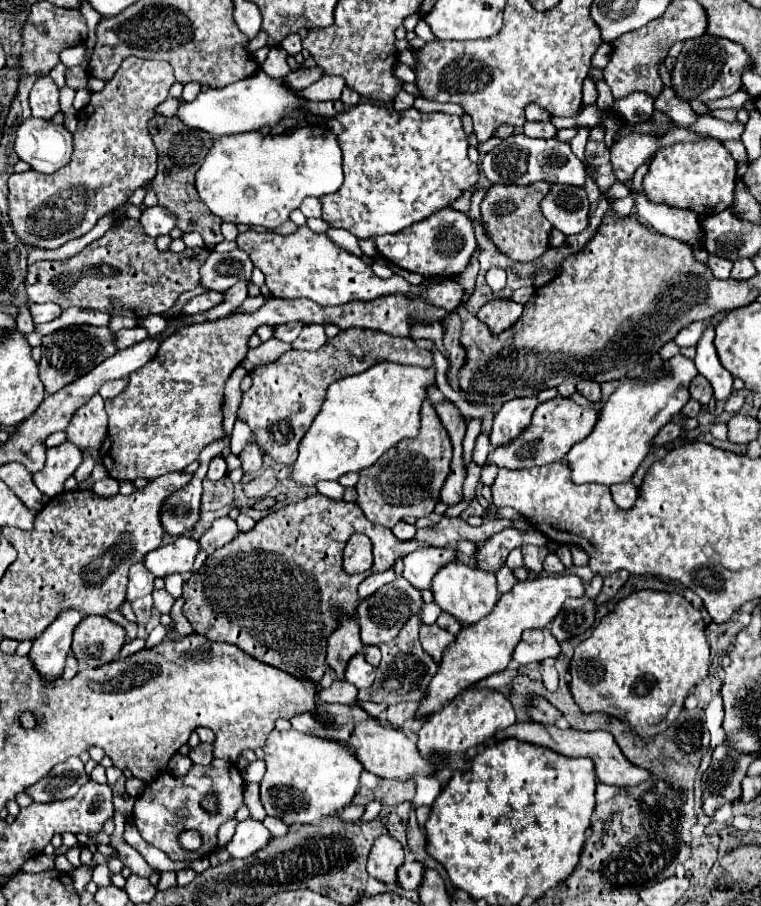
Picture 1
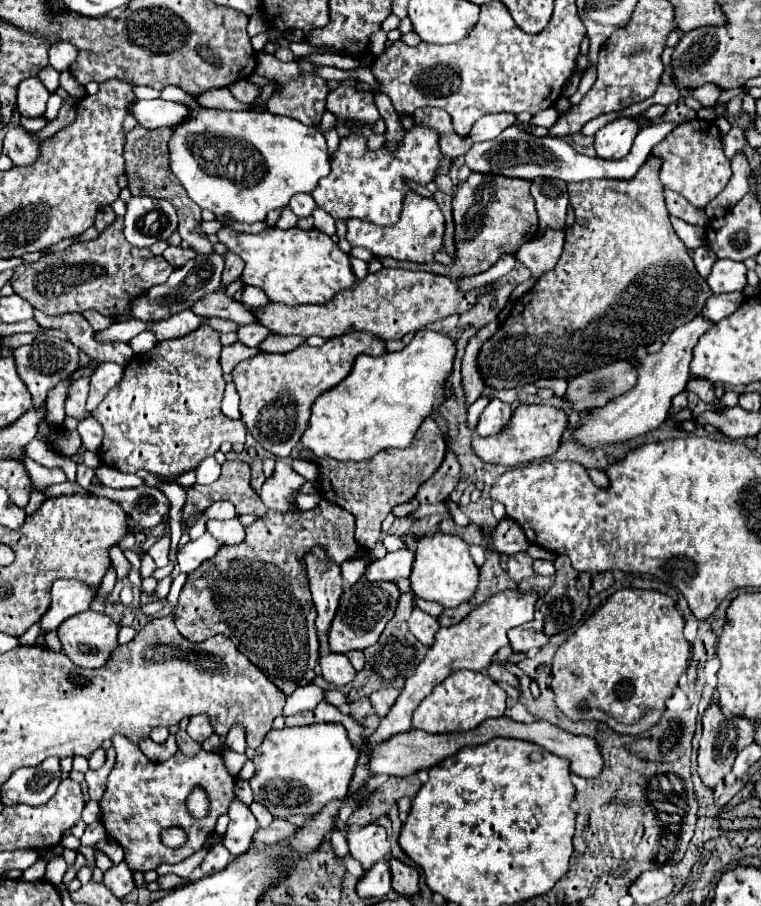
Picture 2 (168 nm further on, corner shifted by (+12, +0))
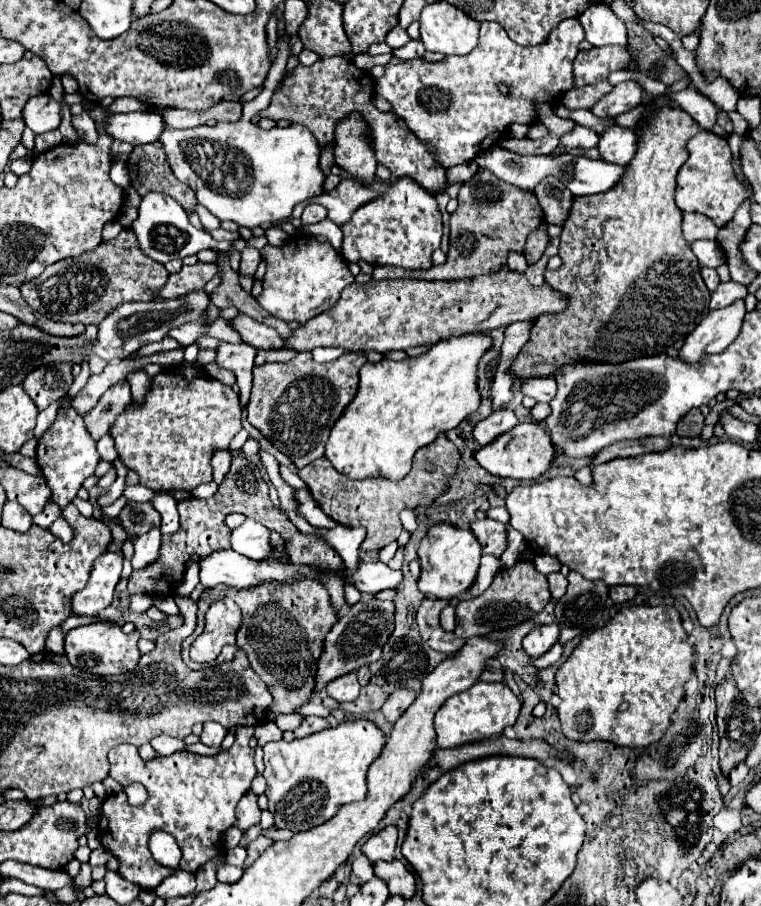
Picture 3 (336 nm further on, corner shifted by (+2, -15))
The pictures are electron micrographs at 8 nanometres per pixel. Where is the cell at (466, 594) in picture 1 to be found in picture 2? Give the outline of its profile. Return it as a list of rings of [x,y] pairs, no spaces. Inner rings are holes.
[[[448,533],[422,535],[414,553],[414,565],[410,573],[410,587],[416,597],[438,601],[444,607],[458,607],[462,601],[468,601],[476,593],[478,585],[478,567],[470,557],[470,545],[460,541],[460,537]]]

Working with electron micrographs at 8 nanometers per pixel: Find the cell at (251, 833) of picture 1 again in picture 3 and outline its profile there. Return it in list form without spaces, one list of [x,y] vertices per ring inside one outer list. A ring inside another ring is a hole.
[[[246,792],[236,806],[236,826],[240,830],[248,830],[260,822],[260,808],[256,804],[256,794]]]

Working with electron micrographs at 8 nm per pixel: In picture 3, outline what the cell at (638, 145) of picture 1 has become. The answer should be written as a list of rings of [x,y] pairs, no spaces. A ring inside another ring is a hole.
[[[614,126],[600,136],[598,150],[602,160],[618,164],[618,166],[626,166],[638,150],[638,136],[630,128]]]

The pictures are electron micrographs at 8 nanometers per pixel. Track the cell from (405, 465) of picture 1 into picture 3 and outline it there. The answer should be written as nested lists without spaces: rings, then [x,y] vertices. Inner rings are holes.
[[[438,436],[432,444],[428,444],[428,448],[420,448],[420,452],[416,452],[412,470],[402,480],[396,482],[386,478],[370,478],[364,482],[352,480],[336,472],[336,468],[326,458],[318,458],[310,462],[302,470],[298,470],[298,476],[308,484],[312,498],[324,510],[324,514],[328,514],[338,524],[352,526],[352,528],[356,526],[366,528],[366,538],[360,546],[360,552],[372,552],[384,548],[386,544],[398,538],[398,534],[402,532],[398,514],[404,508],[428,506],[440,494],[446,492],[448,480],[454,476],[458,468],[458,460],[460,460],[458,448],[446,436]]]

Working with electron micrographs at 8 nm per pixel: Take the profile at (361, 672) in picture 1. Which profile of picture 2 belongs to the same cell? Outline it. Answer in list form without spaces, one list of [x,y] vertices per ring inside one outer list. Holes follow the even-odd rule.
[[[326,653],[320,657],[320,671],[326,683],[330,685],[346,685],[356,677],[354,667],[350,665],[348,657],[342,653]]]

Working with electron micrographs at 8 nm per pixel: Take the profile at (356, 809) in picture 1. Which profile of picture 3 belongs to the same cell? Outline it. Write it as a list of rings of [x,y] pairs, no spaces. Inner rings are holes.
[[[258,836],[250,846],[248,846],[248,856],[246,856],[246,862],[244,862],[244,868],[248,868],[268,846],[272,846],[274,840],[272,838],[266,838],[266,836]]]

